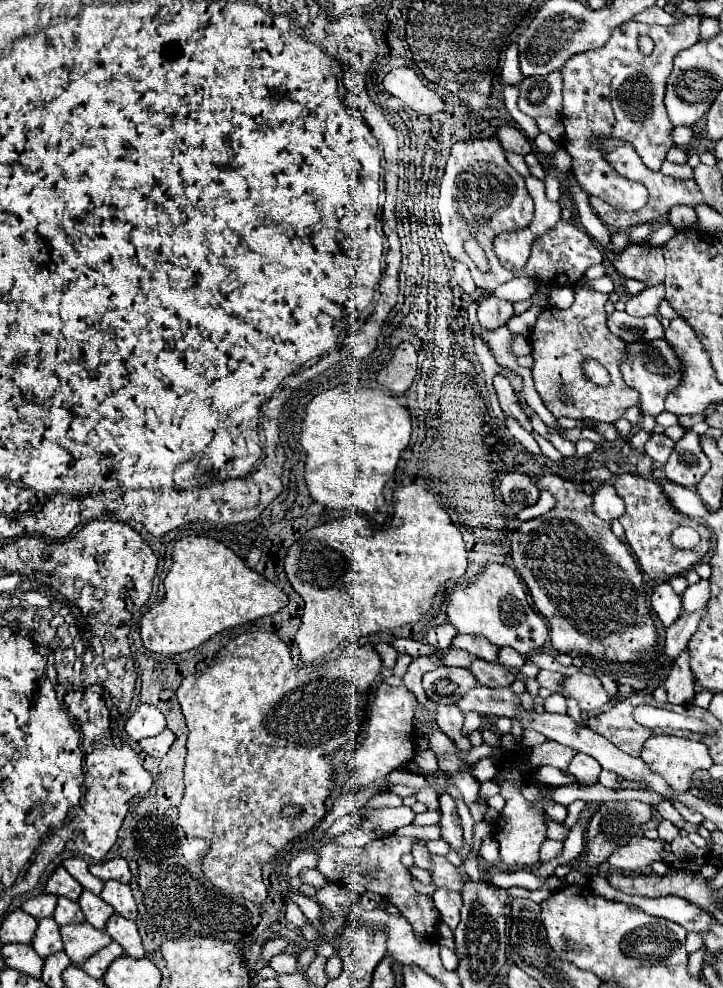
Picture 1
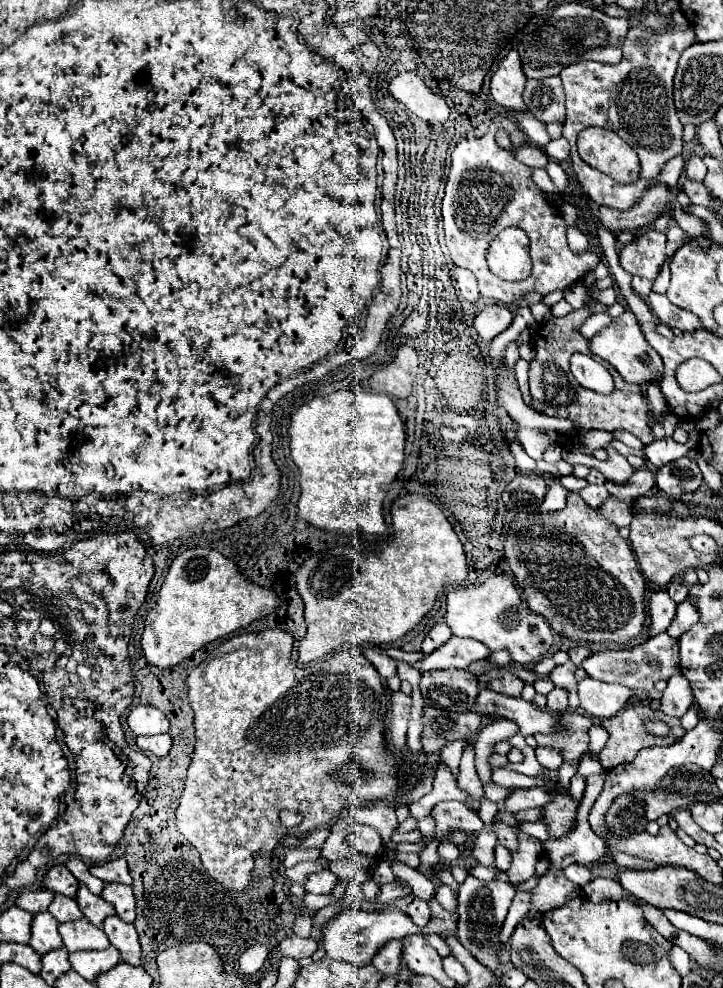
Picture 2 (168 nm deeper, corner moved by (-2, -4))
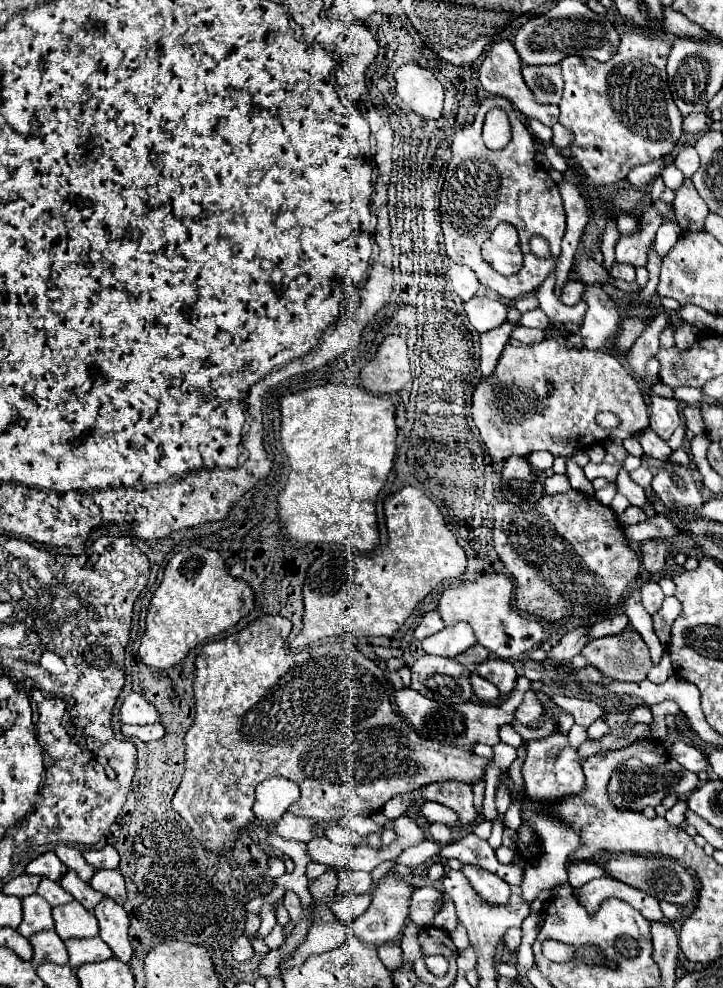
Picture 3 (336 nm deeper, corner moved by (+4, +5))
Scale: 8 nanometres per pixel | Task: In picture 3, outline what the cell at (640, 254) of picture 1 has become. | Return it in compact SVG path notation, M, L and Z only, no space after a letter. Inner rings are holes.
M649 207L641 219L639 219L639 231L627 237L621 237L617 247L615 247L615 255L617 255L617 263L629 263L633 267L645 267L647 265L647 253L655 241L655 233L663 223L663 217Z

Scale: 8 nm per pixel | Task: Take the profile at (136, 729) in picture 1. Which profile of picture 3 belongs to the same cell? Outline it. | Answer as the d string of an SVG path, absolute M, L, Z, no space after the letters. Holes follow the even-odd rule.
M139 693L127 695L127 699L121 705L119 717L123 723L129 723L129 725L149 725L159 721L157 709L149 701L145 701L145 697L141 697Z

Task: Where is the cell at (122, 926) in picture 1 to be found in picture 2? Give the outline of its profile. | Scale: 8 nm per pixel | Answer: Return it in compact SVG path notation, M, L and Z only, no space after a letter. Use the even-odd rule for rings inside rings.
M109 916L103 922L103 932L107 934L109 942L119 950L123 962L137 966L141 960L141 948L137 940L137 930L133 924L123 922L119 916Z

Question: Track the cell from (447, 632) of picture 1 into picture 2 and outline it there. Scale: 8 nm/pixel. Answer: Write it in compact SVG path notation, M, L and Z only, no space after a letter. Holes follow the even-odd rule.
M443 622L443 624L435 624L435 626L429 630L429 634L425 636L425 640L423 640L423 646L421 646L423 654L433 652L433 650L439 648L441 644L445 644L451 636L453 636L453 634L451 634L451 630L447 628L445 622Z

